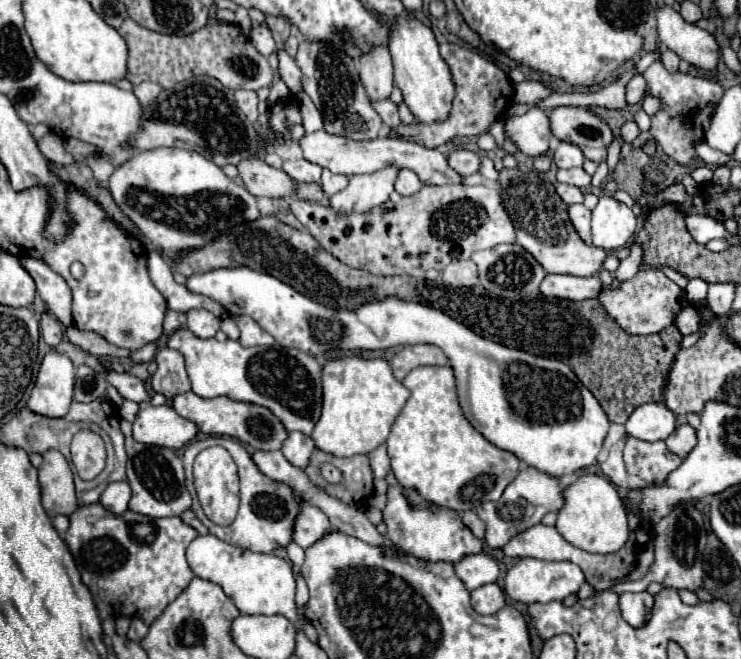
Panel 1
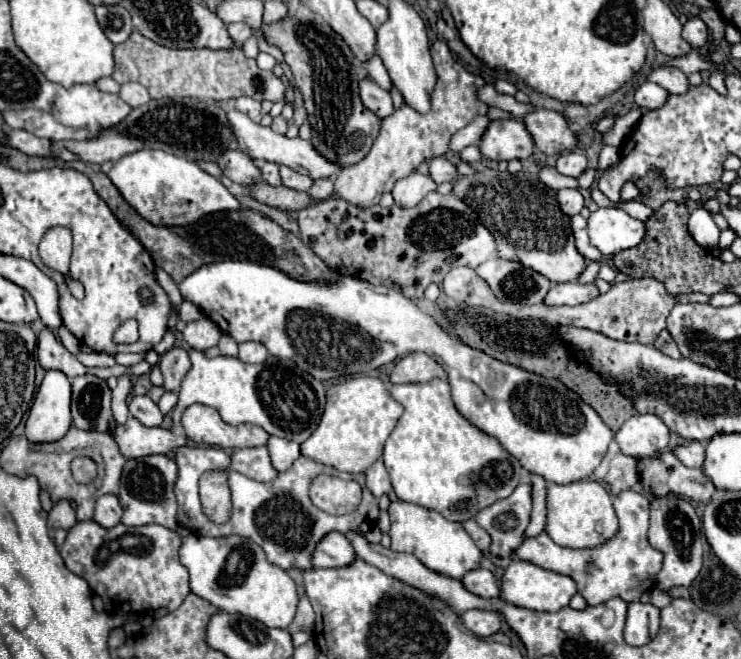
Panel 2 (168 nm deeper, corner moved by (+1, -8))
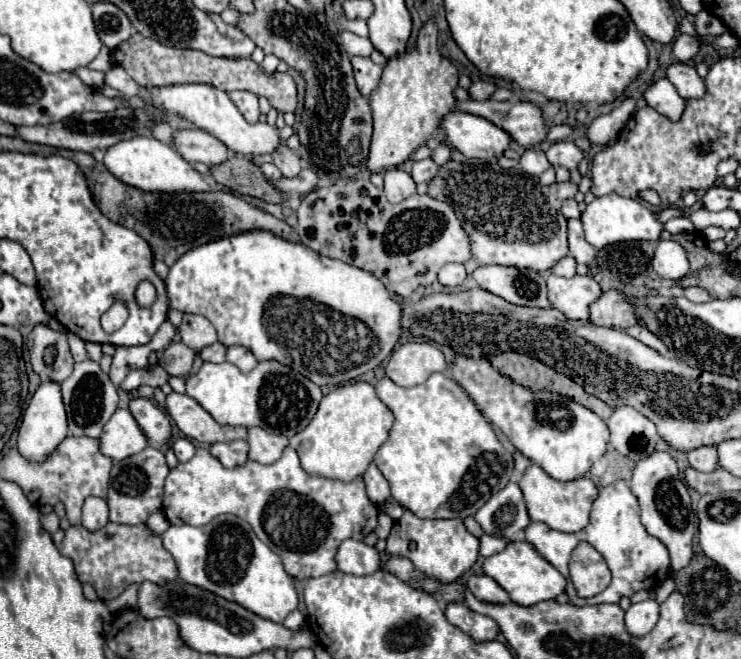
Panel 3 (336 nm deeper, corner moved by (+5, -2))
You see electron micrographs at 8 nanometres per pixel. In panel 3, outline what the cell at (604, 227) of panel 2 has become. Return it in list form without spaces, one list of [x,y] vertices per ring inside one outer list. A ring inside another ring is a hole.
[[[607,194],[607,196],[595,198],[591,204],[587,204],[585,212],[581,214],[581,222],[585,228],[587,242],[593,244],[595,248],[603,248],[607,244],[627,242],[627,240],[657,240],[661,230],[669,231],[672,234],[694,230],[691,221],[685,217],[673,218],[661,224],[655,220],[651,210],[645,208],[641,202],[619,196],[619,194]]]

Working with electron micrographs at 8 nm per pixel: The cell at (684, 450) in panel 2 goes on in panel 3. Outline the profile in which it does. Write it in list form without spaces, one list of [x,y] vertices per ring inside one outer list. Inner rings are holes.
[[[713,446],[691,450],[687,452],[687,458],[689,458],[689,464],[699,472],[715,472],[717,468],[721,468],[717,460],[717,450]]]

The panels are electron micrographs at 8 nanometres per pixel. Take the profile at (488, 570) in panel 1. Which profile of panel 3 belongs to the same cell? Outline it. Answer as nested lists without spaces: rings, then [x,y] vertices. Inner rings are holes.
[[[485,574],[471,576],[467,582],[467,588],[481,602],[487,602],[487,604],[507,604],[509,602],[507,592]]]

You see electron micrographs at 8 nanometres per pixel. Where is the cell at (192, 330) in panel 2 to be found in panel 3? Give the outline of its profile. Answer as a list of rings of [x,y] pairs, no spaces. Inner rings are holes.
[[[185,314],[183,322],[179,326],[179,334],[181,340],[193,348],[193,350],[201,350],[205,346],[211,346],[217,342],[217,332],[213,328],[213,324],[205,318],[205,316],[195,316],[195,314]]]

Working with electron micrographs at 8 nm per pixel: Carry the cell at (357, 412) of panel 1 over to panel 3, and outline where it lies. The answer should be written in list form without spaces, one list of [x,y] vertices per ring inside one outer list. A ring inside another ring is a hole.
[[[349,382],[323,396],[311,424],[293,436],[289,446],[295,448],[301,468],[309,476],[351,482],[365,474],[375,452],[387,440],[391,424],[393,412],[375,396],[375,388],[367,382]]]

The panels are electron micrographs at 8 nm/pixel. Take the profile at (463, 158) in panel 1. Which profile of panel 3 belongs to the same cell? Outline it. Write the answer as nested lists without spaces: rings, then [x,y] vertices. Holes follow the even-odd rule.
[[[427,158],[427,160],[413,164],[411,176],[413,176],[415,182],[429,182],[431,176],[435,176],[435,172],[437,172],[437,164],[431,158]]]

